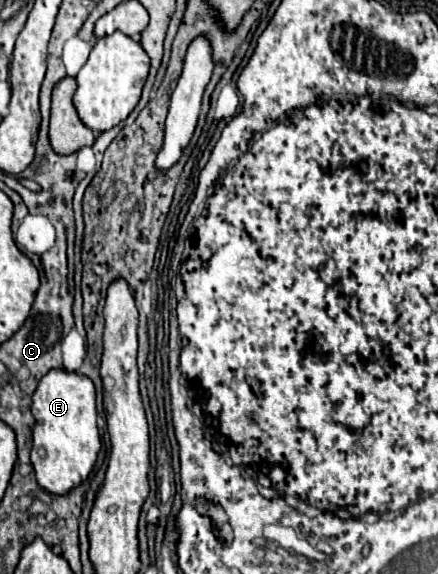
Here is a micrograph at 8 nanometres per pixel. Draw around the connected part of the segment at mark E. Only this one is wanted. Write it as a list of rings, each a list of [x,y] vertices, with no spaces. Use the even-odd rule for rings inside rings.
[[[50,370],[38,384],[32,396],[32,414],[36,426],[32,432],[32,466],[38,484],[56,496],[66,496],[70,490],[88,480],[100,452],[100,434],[96,424],[96,394],[88,378],[66,370]],[[38,448],[46,448],[46,458],[38,458]]]

